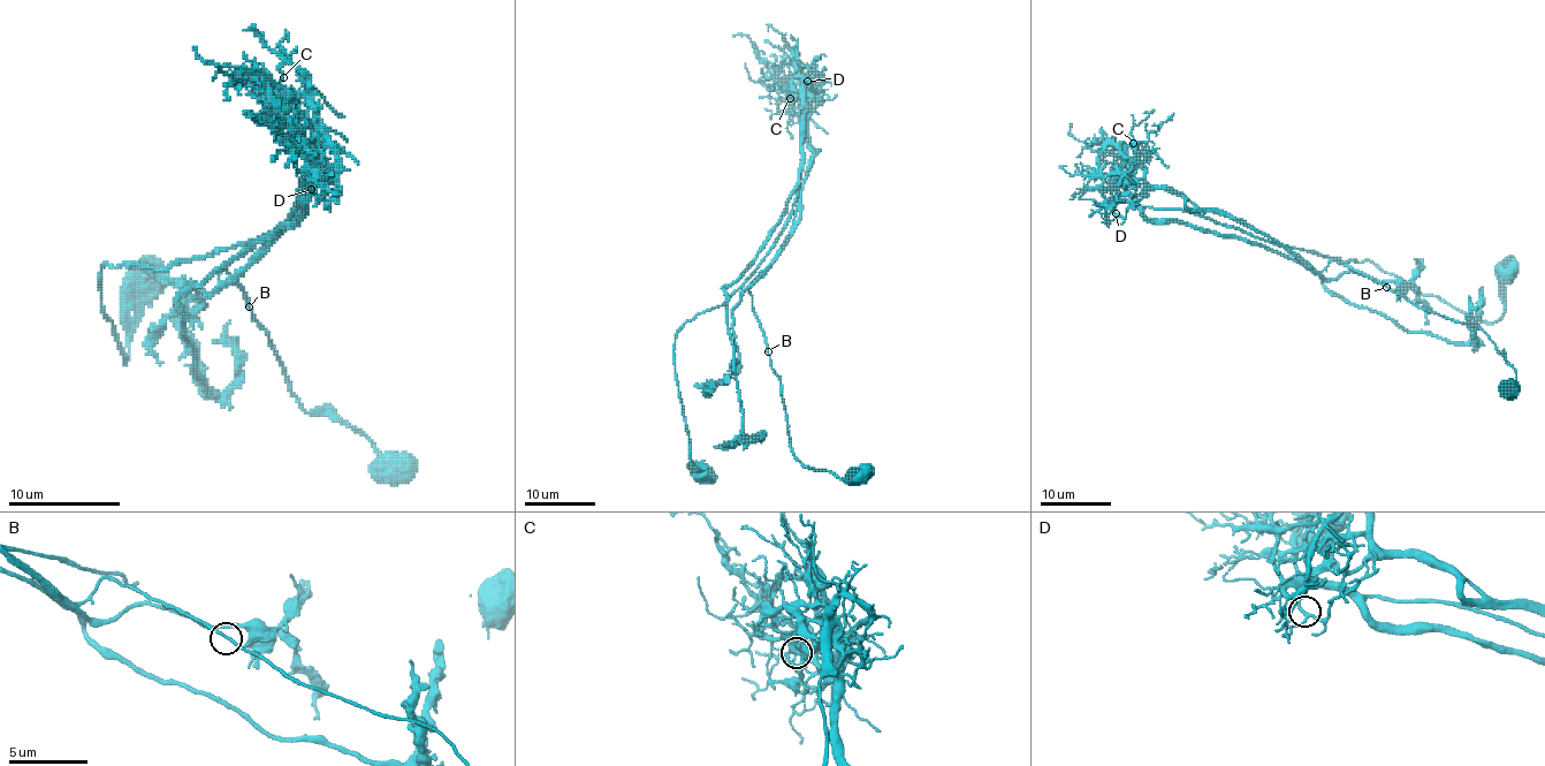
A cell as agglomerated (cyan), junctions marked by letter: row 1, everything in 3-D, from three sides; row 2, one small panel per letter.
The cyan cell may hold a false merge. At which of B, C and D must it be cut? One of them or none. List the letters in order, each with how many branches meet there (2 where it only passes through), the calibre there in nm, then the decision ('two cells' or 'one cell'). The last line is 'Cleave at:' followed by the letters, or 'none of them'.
B: 2 | 180 nm | one cell
C: 3 | 90 nm | two cells
D: 3 | 170 nm | one cell
Cleave at: C

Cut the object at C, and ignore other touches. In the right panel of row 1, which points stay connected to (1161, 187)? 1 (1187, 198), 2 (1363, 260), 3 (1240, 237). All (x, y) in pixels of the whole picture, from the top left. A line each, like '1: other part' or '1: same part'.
1: same part
2: other part
3: other part

